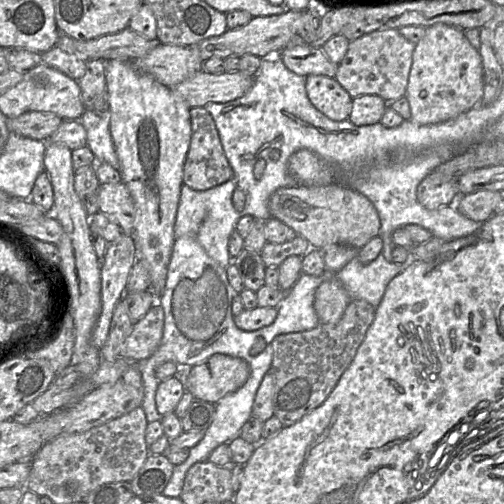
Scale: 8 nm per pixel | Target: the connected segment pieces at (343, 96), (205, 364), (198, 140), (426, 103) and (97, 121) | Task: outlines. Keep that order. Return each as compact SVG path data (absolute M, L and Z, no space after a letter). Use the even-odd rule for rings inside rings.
M306 76L305 88L311 103L333 121L348 119L352 109L352 97L335 77Z
M215 354L186 370L185 390L195 400L216 404L240 387L250 376L249 364L241 358Z
M195 107L190 109L190 118L192 135L184 163L183 183L193 190L205 191L227 182L234 172L226 158L211 114L204 107Z
M436 23L426 27L423 38L415 45L405 97L411 109L411 121L418 125L445 122L470 110L483 97L483 65L479 52L471 45L465 32L457 27Z
M86 109L79 121L87 132L86 146L94 153L97 163L105 162L119 170L120 163L110 133L109 120Z

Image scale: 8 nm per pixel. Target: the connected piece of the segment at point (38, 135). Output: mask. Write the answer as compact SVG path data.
M32 111L16 118L7 118L10 132L40 141L47 141L62 122L63 119L52 112Z

